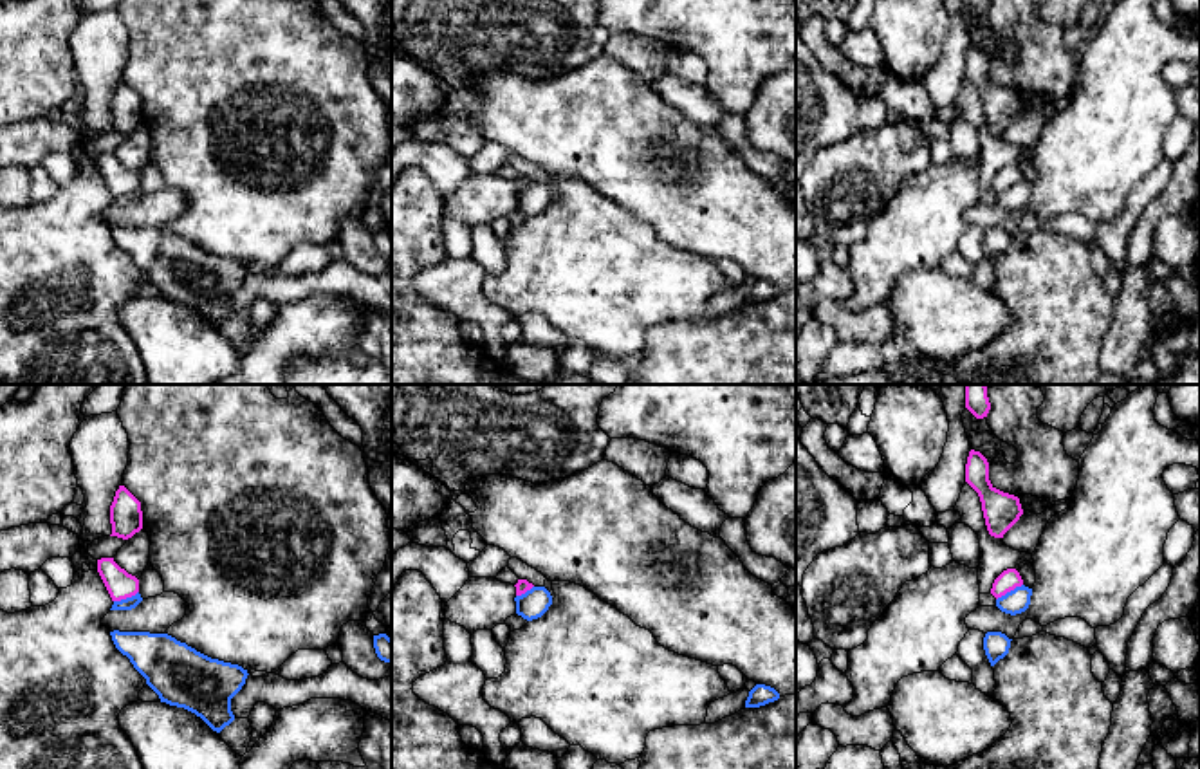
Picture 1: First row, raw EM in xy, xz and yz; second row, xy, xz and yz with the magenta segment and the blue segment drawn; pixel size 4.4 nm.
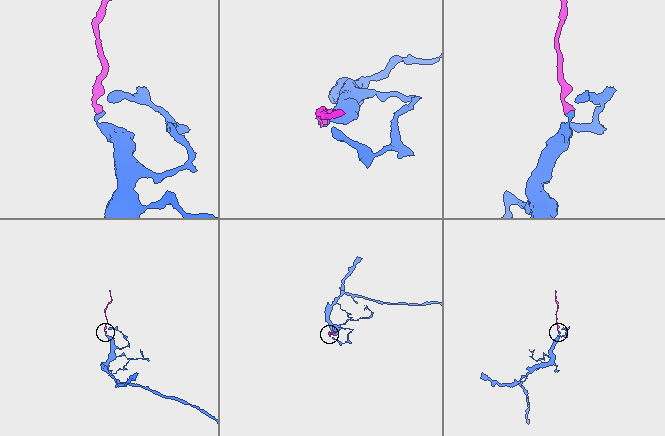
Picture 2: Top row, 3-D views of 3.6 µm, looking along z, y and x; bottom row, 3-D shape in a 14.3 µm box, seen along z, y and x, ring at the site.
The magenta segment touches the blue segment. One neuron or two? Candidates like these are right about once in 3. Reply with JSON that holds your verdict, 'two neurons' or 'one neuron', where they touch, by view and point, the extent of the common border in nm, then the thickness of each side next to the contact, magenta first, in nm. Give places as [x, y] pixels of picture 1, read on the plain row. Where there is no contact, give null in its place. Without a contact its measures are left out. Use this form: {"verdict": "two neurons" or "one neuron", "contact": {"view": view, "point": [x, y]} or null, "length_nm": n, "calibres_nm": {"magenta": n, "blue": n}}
{"verdict": "two neurons", "contact": {"view": "yz", "point": [1009, 186]}, "length_nm": 140, "calibres_nm": {"magenta": 90, "blue": 110}}

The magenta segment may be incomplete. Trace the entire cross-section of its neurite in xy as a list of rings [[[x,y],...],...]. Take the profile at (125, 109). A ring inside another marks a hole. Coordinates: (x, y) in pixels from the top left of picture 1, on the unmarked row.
[[[119,81],[110,101],[112,130],[123,135],[132,134],[143,125],[141,97],[125,83]]]

